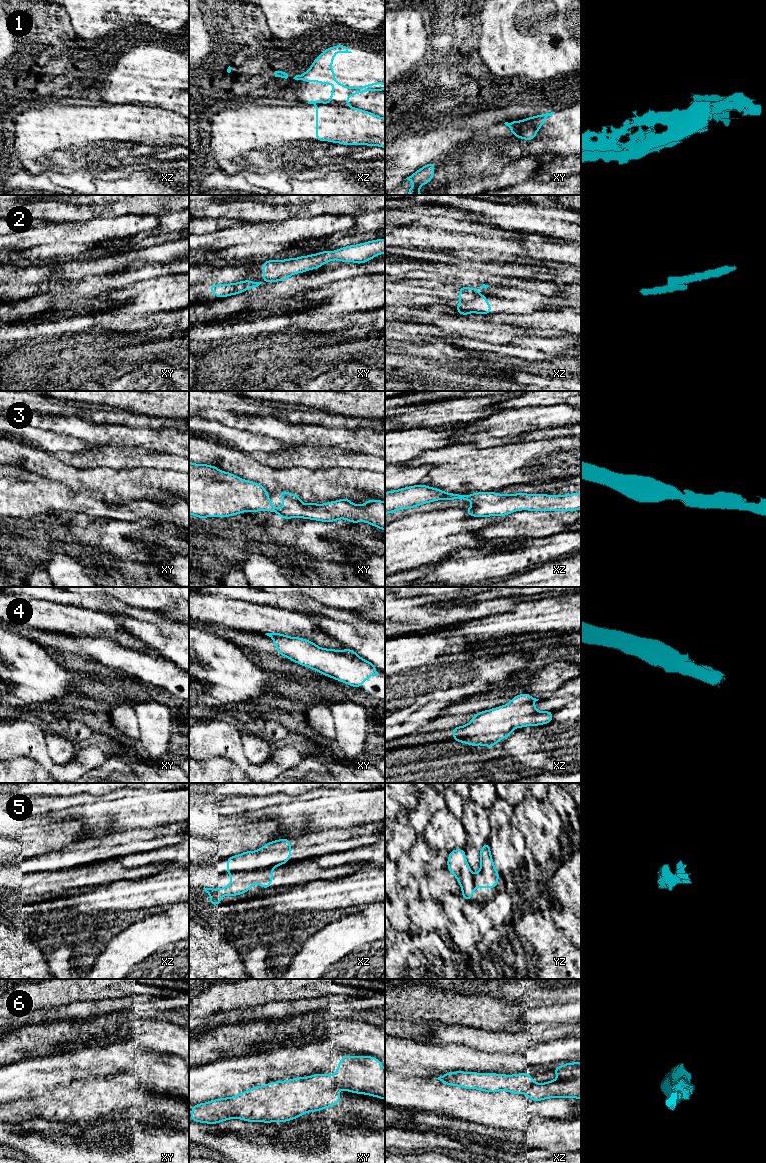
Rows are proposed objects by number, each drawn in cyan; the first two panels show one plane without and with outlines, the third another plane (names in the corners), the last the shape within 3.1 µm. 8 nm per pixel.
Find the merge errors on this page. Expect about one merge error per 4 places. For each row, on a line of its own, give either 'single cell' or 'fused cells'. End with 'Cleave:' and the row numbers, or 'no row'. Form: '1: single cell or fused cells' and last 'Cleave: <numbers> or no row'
1: fused cells
2: fused cells
3: single cell
4: single cell
5: fused cells
6: single cell
Cleave: 1, 2, 5

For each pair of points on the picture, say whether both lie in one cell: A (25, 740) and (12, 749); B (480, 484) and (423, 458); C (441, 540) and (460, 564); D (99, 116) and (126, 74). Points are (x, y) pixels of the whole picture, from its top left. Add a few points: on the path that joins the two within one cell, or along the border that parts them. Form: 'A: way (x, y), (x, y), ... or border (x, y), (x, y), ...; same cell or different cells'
A: way (22, 740), (15, 746); same cell
B: way (466, 480), (453, 480), (437, 464); same cell
C: border (456, 551), (443, 558), (437, 564); different cells
D: border (111, 102), (117, 104); different cells

